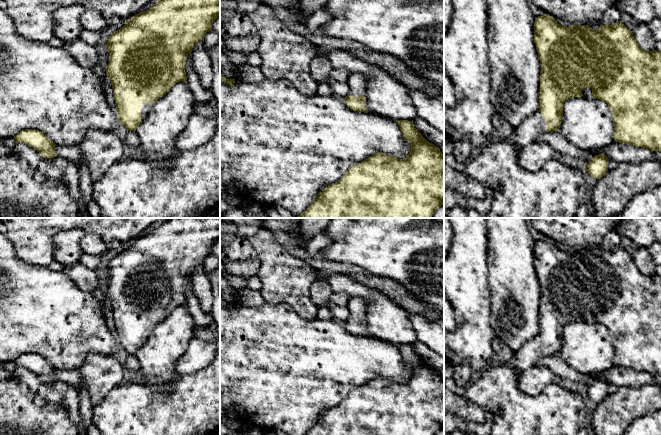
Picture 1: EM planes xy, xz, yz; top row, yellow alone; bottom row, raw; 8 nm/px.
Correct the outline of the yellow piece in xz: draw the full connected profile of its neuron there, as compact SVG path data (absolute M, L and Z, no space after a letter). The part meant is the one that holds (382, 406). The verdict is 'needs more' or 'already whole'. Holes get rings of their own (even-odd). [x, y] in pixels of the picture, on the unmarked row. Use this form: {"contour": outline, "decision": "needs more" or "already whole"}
{"contour": "M399 344L396 346L403 361L411 368L411 375L404 383L378 376L364 385L361 385L349 392L345 399L337 406L326 410L322 416L314 423L305 435L437 435L444 429L444 379L439 371L427 365L422 358L414 351L413 345Z", "decision": "already whole"}

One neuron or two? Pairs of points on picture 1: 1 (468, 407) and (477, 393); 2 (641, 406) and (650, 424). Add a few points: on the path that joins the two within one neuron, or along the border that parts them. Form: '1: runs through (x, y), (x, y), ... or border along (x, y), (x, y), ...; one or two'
1: border along (462, 395), (477, 404), (485, 412); two
2: border along (650, 413), (637, 417), (630, 424); two

